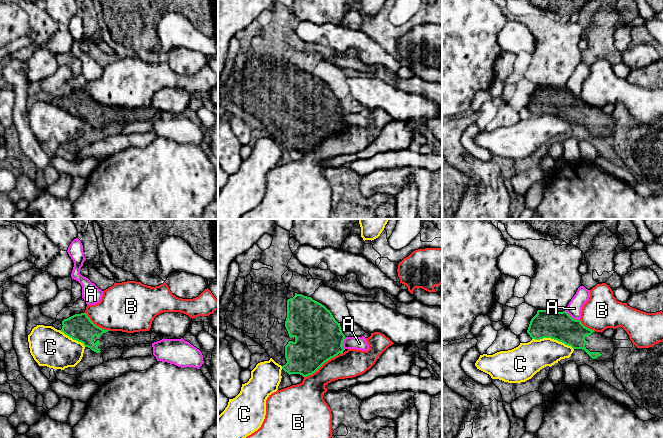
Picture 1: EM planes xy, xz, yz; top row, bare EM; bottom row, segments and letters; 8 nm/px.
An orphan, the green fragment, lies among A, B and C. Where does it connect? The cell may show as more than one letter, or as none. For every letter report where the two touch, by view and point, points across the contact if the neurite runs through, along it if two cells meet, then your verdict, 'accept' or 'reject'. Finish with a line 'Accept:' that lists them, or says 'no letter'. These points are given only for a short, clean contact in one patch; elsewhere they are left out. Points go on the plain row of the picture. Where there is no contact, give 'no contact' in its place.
A: yz (571, 93) | along yz (565, 86), (573, 94), (579, 96) | reject
B: xz (320, 142) | along xz (337, 130), (325, 137), (314, 148), (304, 153) | reject
C: yz (553, 114) | reject
Accept: no letter

